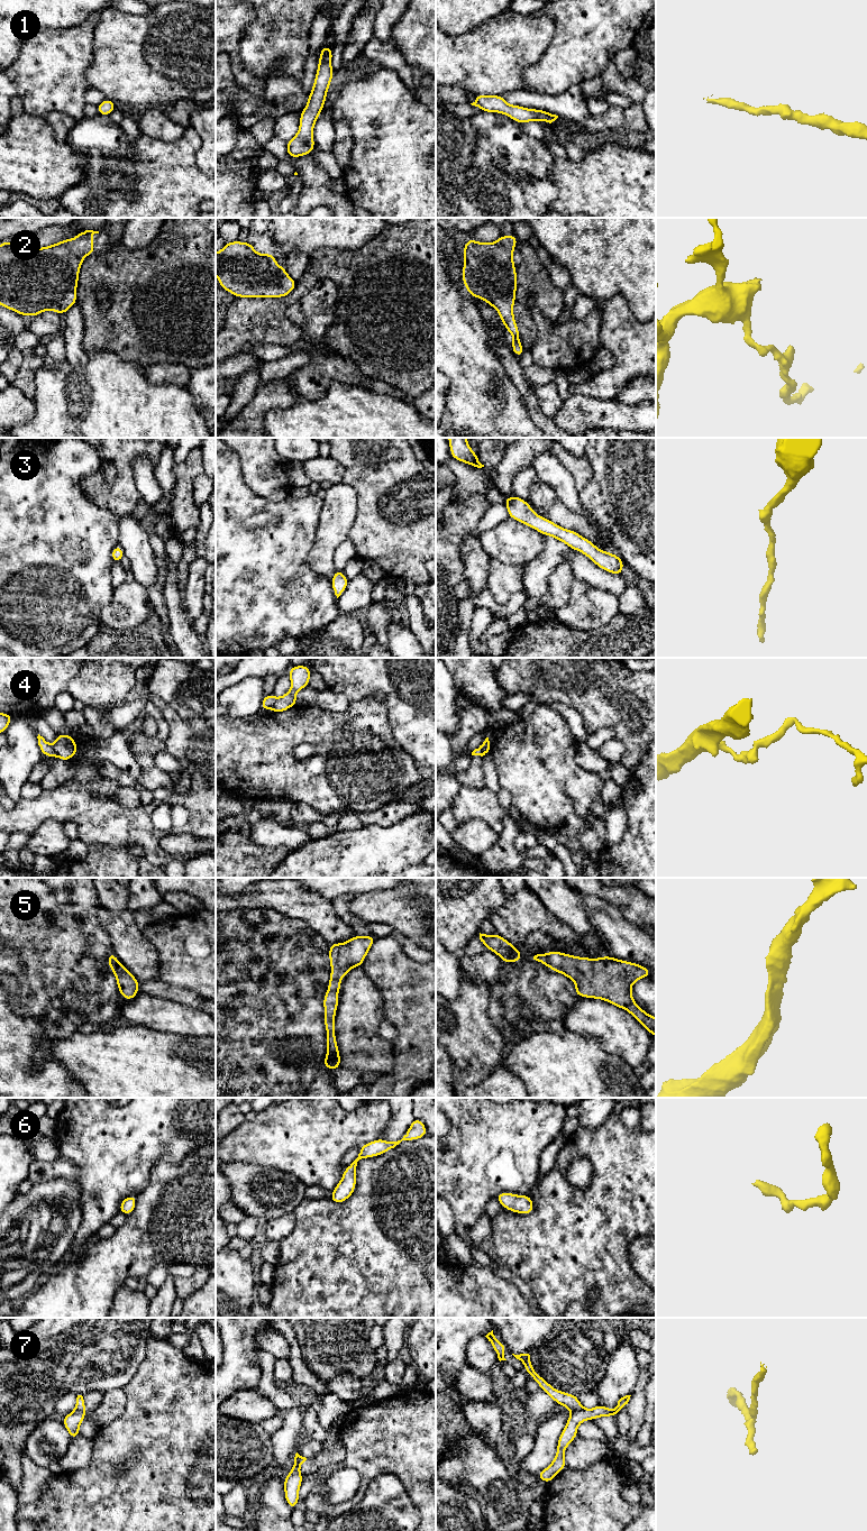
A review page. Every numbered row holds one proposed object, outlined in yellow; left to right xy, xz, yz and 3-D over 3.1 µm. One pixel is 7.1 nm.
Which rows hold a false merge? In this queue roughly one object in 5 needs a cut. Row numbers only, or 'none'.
4, 7

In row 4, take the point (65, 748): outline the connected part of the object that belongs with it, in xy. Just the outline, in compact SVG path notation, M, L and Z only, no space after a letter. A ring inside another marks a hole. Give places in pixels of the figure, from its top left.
M57 734L56 742L53 745L56 757L69 761L79 751L79 748L71 734Z

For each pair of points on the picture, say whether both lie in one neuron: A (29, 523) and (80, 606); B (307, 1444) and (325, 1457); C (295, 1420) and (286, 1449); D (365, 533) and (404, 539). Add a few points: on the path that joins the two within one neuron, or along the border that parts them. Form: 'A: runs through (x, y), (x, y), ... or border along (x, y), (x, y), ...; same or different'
A: runs through (29, 543), (29, 552), (61, 586); same
B: border along (322, 1442), (322, 1449), (312, 1459), (297, 1451); different
C: runs through (292, 1427), (286, 1436), (286, 1442); same
D: runs through (375, 533), (394, 533); same

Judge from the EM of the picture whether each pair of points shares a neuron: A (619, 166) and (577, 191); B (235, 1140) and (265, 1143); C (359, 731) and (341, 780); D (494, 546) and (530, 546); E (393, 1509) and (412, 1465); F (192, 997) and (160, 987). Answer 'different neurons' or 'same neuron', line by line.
A: same neuron
B: same neuron
C: same neuron
D: same neuron
E: different neurons
F: same neuron

